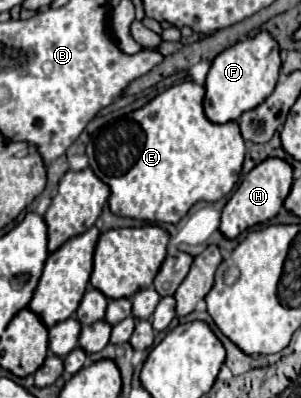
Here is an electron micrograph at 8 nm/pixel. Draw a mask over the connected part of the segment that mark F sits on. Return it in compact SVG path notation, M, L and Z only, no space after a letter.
M266 31L222 51L212 61L212 67L204 83L206 117L218 125L236 121L244 111L254 109L274 91L278 75L280 75L280 49L278 49L278 43Z

